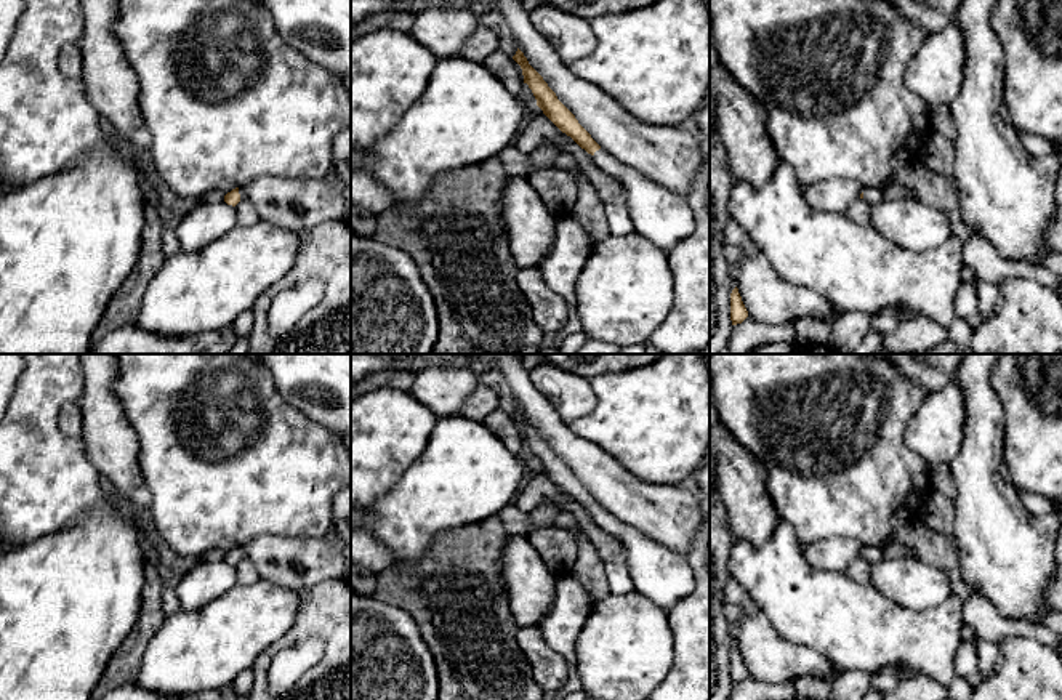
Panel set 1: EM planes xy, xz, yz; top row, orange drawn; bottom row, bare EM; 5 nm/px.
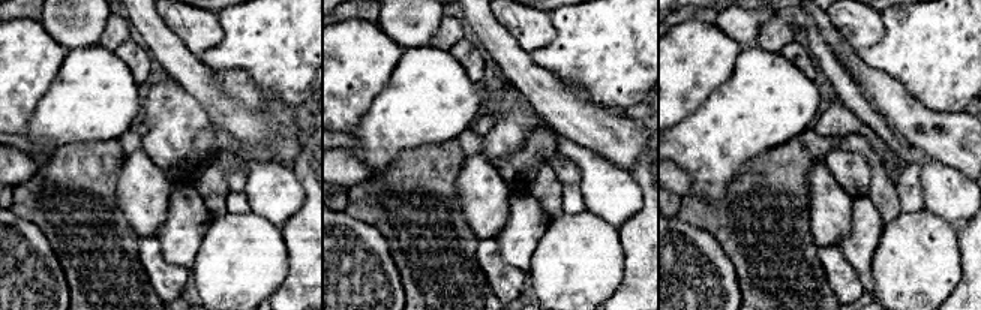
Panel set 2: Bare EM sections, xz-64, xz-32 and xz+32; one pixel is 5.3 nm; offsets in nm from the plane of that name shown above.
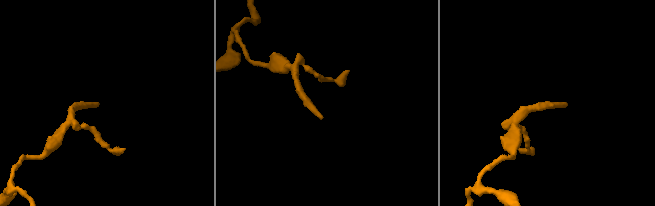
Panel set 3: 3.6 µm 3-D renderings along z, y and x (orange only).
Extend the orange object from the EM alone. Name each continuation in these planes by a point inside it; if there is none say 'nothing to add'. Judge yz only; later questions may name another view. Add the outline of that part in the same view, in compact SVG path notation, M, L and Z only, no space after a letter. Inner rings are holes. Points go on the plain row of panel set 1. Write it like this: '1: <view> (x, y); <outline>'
1: yz (872, 555); M865 546L863 548L863 559L870 564L876 564L884 559L883 549L876 546Z

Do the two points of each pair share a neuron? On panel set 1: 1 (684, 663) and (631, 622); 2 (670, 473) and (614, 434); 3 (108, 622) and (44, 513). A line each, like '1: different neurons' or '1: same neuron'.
1: different neurons
2: same neuron
3: different neurons

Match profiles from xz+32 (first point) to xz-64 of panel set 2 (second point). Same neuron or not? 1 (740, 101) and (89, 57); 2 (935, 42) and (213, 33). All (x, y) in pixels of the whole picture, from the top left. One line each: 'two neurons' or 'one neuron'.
1: one neuron
2: two neurons

